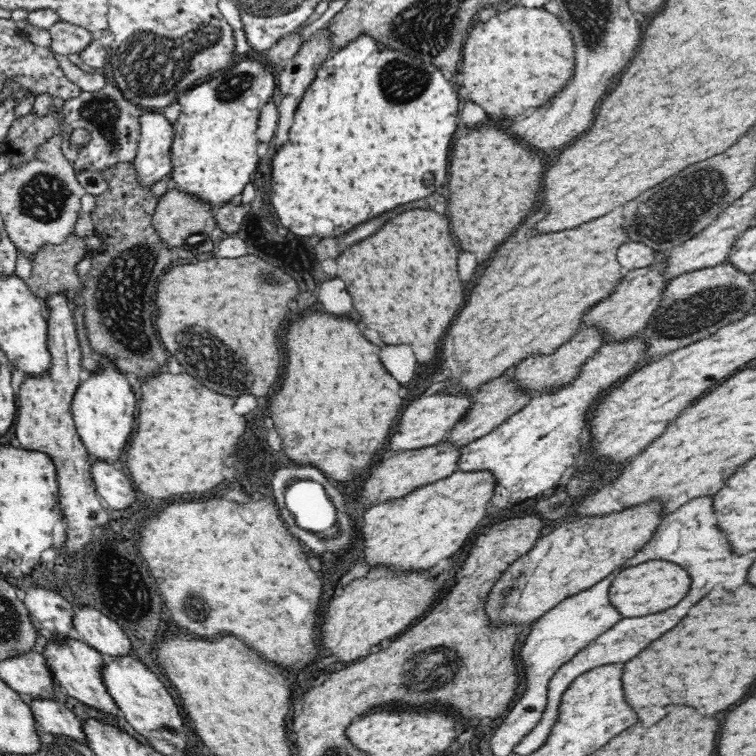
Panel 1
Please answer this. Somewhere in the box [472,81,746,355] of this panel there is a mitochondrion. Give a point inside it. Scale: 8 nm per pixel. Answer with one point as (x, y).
(672, 212)

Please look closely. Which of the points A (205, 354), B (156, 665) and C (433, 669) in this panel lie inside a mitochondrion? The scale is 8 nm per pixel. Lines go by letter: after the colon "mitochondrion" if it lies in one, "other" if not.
A: mitochondrion
B: other
C: mitochondrion

